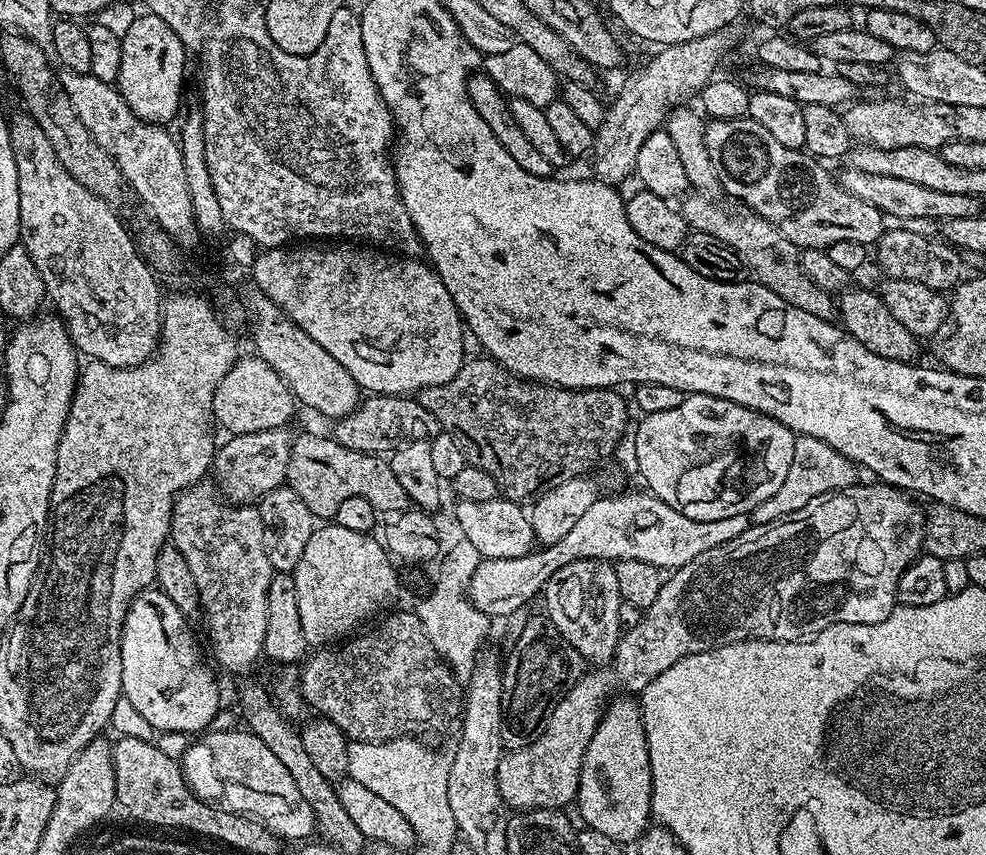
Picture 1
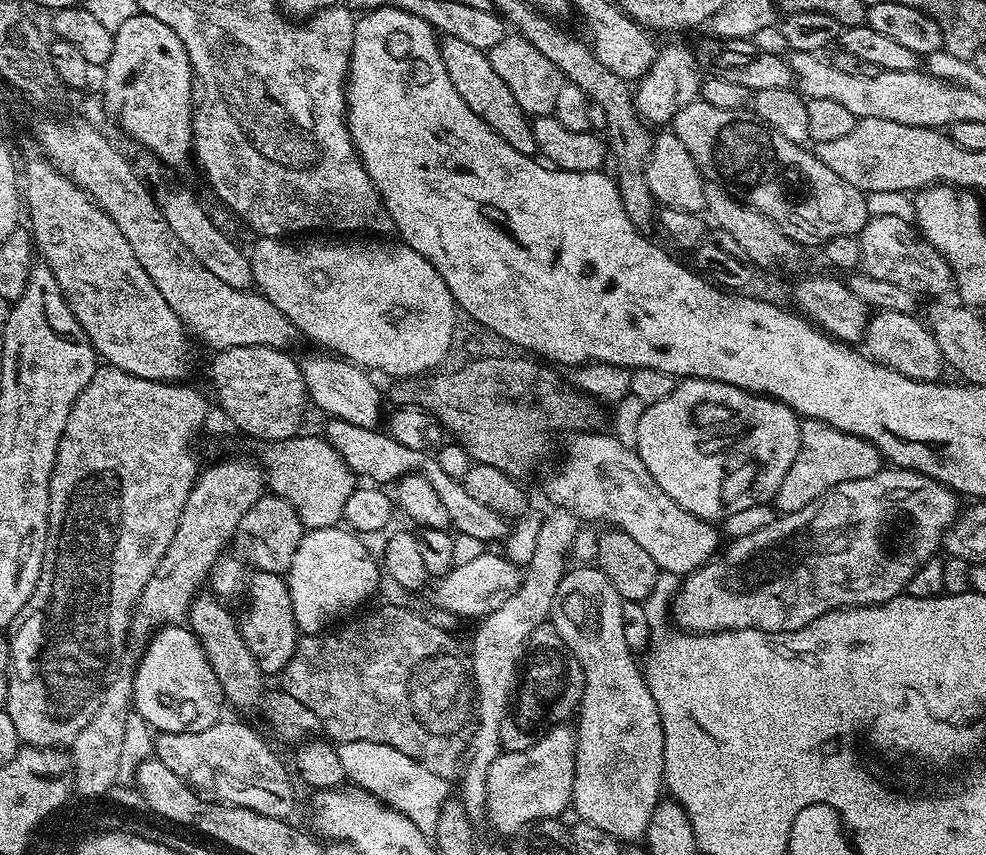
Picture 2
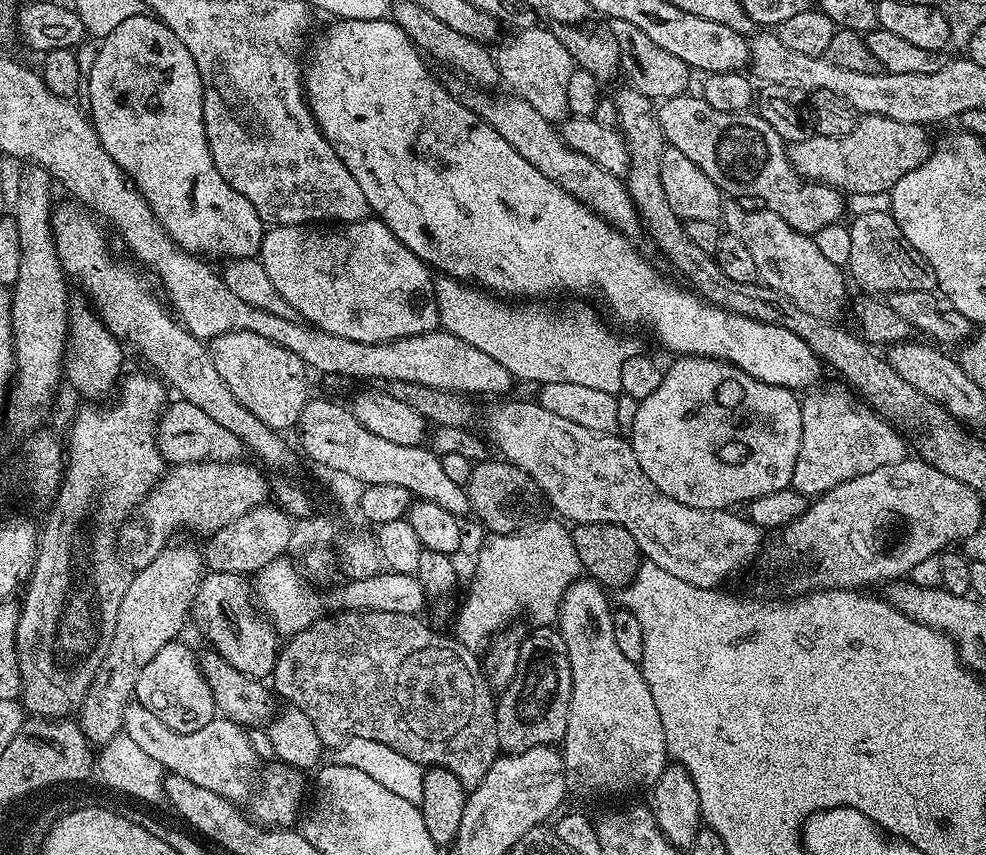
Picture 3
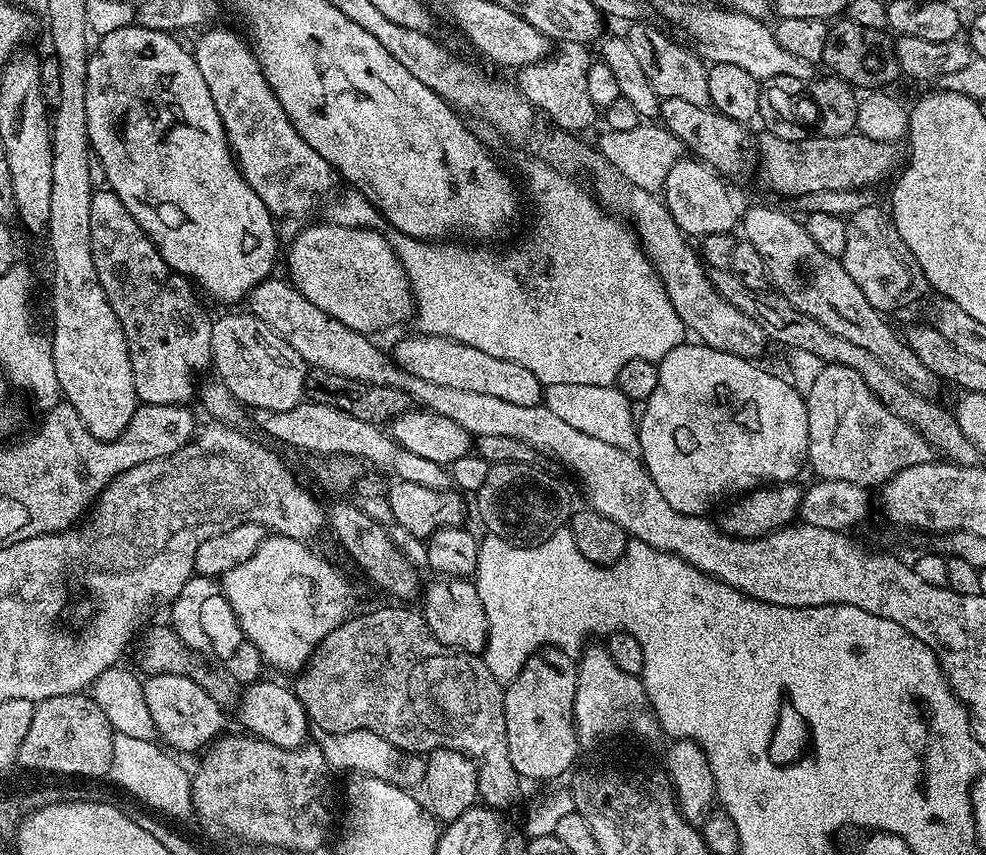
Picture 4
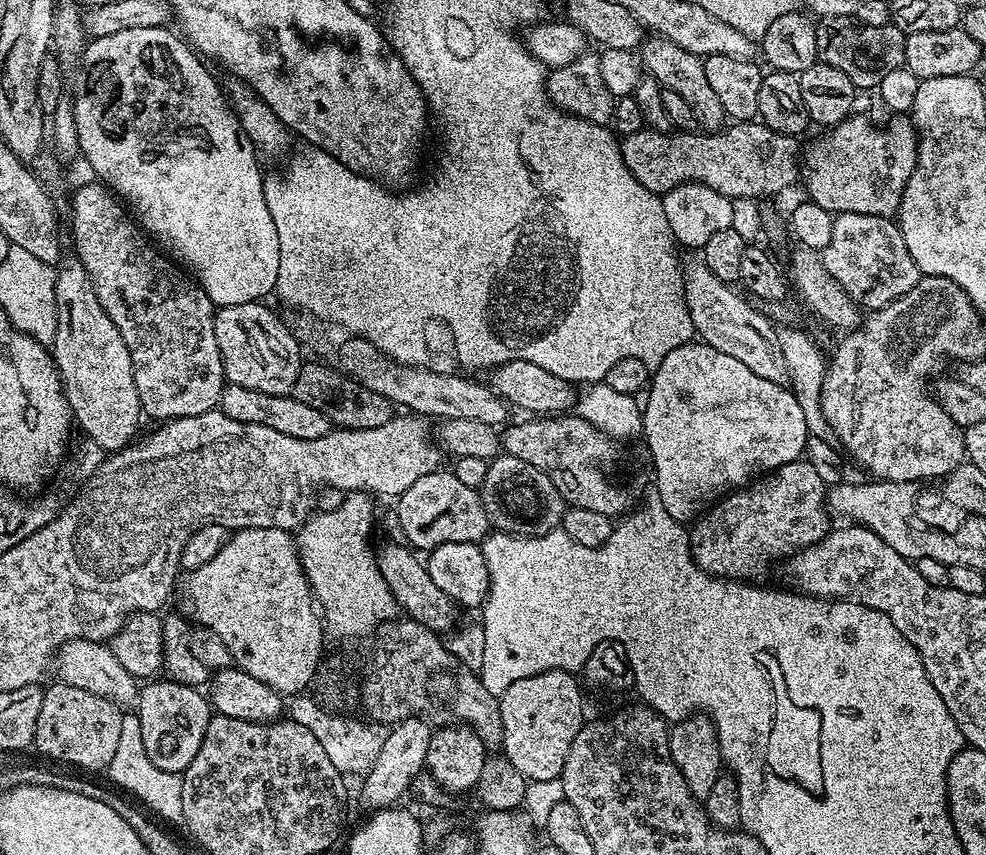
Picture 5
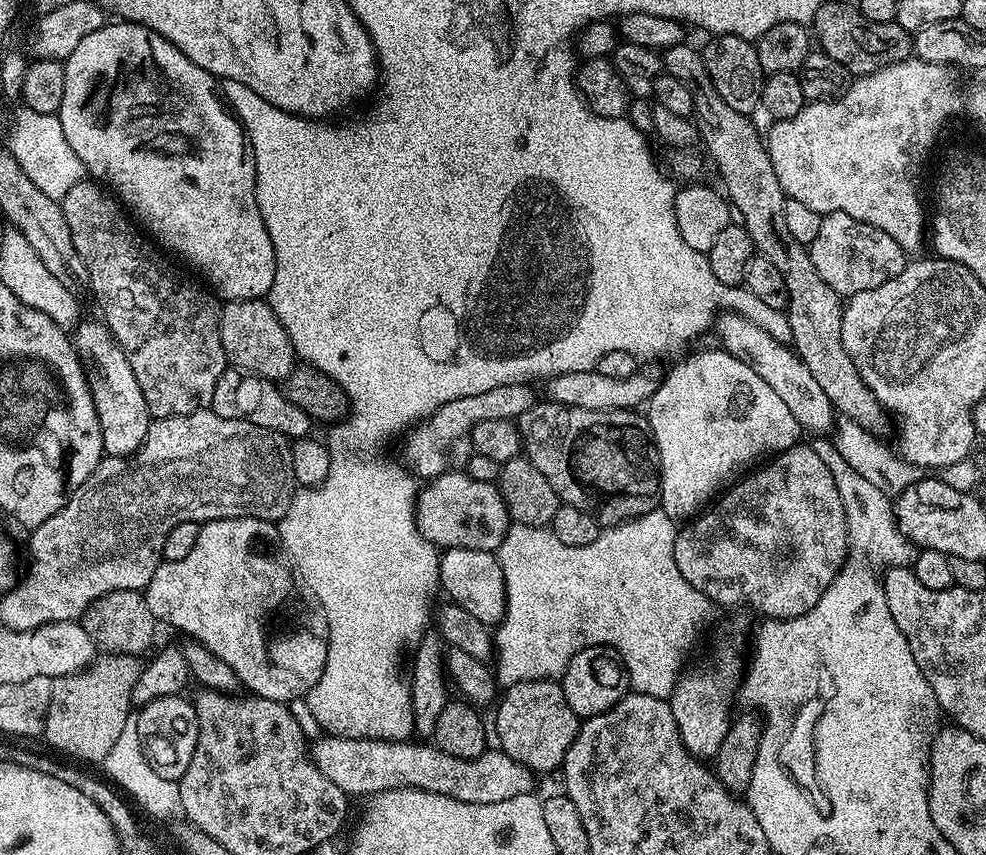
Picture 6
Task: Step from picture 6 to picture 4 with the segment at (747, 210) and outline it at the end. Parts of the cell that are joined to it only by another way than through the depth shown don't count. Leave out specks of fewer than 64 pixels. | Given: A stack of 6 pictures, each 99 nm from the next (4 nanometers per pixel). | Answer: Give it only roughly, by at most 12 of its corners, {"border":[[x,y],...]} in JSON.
{"border":[[654,25],[626,39],[662,98],[709,107],[705,61]]}

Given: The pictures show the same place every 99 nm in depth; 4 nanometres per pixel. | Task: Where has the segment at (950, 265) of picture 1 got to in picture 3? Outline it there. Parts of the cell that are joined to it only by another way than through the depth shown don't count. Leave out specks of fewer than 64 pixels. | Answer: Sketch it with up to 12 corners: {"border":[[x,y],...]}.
{"border":[[891,211],[848,224],[851,279],[868,294],[933,291],[934,270]]}

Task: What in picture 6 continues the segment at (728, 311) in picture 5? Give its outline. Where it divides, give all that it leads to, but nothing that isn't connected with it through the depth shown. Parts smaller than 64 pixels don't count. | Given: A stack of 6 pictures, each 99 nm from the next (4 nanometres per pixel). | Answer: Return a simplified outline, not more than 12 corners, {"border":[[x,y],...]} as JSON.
{"border":[[736,312],[714,320],[803,431],[833,427],[832,403],[800,356]]}

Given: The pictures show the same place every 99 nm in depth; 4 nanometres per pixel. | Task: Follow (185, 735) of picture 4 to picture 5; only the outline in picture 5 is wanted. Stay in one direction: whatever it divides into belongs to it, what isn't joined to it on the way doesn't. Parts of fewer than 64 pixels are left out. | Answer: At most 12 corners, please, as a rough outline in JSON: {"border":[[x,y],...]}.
{"border":[[156,678],[139,689],[146,754],[183,774],[214,709],[200,688]]}

